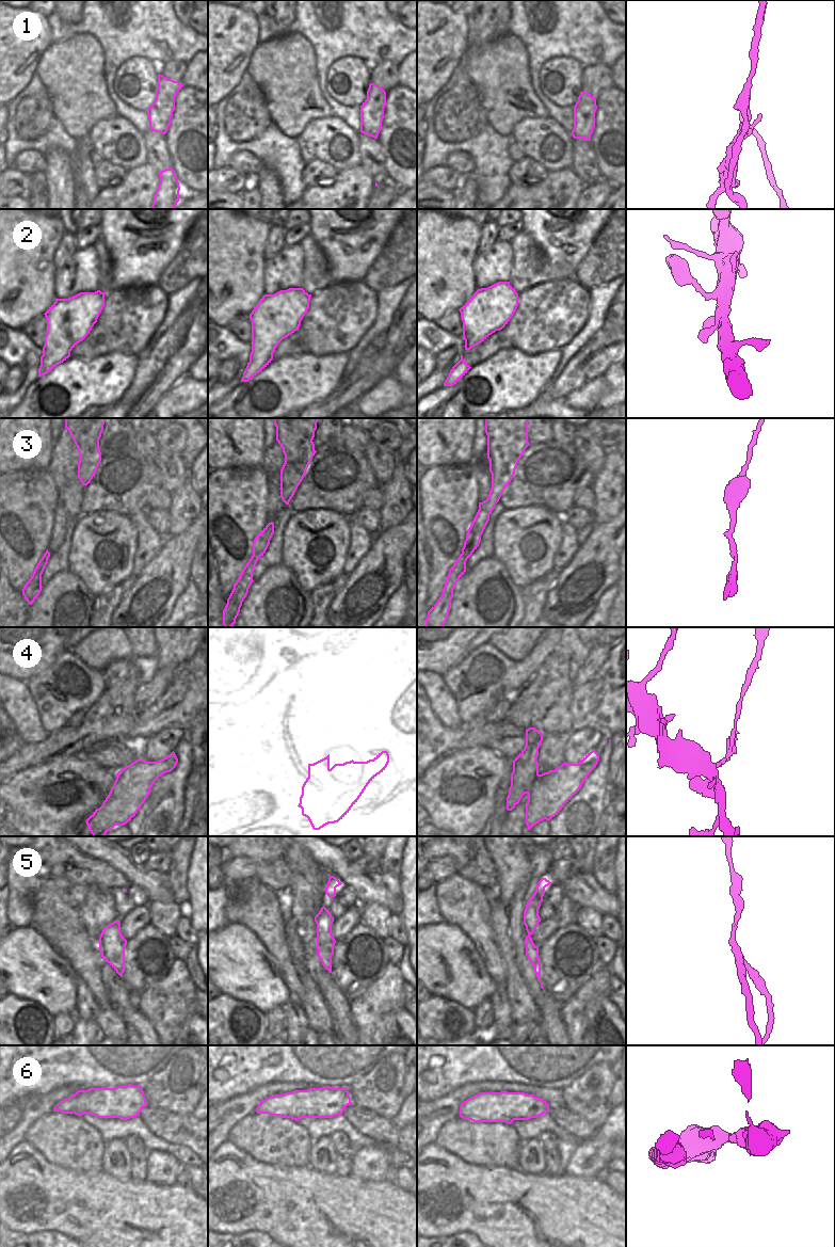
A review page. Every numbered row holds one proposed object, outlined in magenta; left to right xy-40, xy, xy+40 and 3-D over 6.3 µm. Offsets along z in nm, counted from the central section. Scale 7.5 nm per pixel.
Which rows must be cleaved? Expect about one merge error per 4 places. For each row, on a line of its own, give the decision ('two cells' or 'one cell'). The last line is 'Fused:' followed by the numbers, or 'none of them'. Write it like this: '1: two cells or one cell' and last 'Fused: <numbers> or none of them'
1: two cells
2: one cell
3: one cell
4: two cells
5: two cells
6: one cell
Fused: 1, 4, 5

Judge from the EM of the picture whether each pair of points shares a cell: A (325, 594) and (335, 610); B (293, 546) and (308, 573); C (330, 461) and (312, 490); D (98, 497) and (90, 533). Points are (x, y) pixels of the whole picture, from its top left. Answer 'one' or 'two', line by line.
A: two
B: one
C: one
D: two

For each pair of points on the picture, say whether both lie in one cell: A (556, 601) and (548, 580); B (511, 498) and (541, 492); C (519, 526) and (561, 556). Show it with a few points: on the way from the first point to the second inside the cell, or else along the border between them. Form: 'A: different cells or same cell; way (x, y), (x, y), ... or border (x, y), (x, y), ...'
A: different cells; border (560, 571), (556, 584), (547, 593), (542, 611)
B: same cell; way (518, 493), (533, 492)
C: different cells; border (562, 527), (562, 541), (554, 557), (552, 568)

